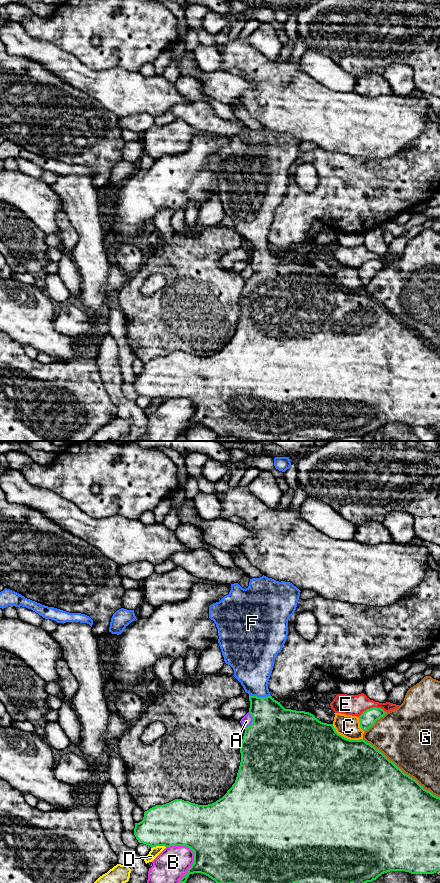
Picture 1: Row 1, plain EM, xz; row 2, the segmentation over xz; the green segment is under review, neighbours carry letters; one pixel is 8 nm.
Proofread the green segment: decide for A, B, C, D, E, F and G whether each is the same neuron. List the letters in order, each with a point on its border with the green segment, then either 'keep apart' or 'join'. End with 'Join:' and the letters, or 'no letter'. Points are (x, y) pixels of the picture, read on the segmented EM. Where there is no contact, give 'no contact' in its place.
A: meets green in xz at (253, 721); keep apart
B: meets green in xz at (194, 854); keep apart
C: meets green in xz at (346, 738); keep apart
D: meets green in xz at (158, 845); keep apart
E: meets green in xz at (371, 708); keep apart
F: meets green in xz at (260, 697); join
G: meets green in xz at (400, 769); keep apart
Join: F

